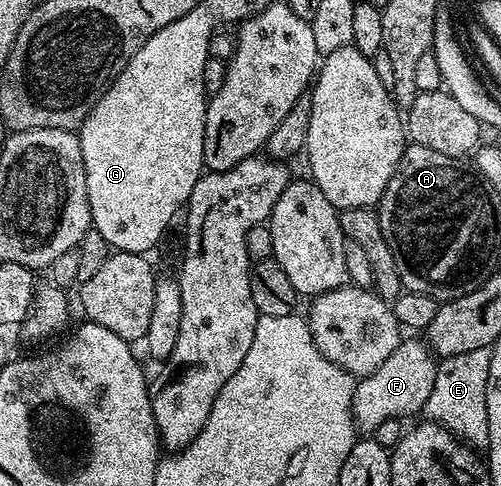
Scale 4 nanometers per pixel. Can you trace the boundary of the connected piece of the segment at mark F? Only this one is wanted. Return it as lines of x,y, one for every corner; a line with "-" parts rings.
402,339
392,355
372,371
361,378
354,386
352,395
352,415
359,430
372,431
384,423
384,419
406,419
409,413
421,414
426,407
428,395
436,383
438,361
425,340
408,341

